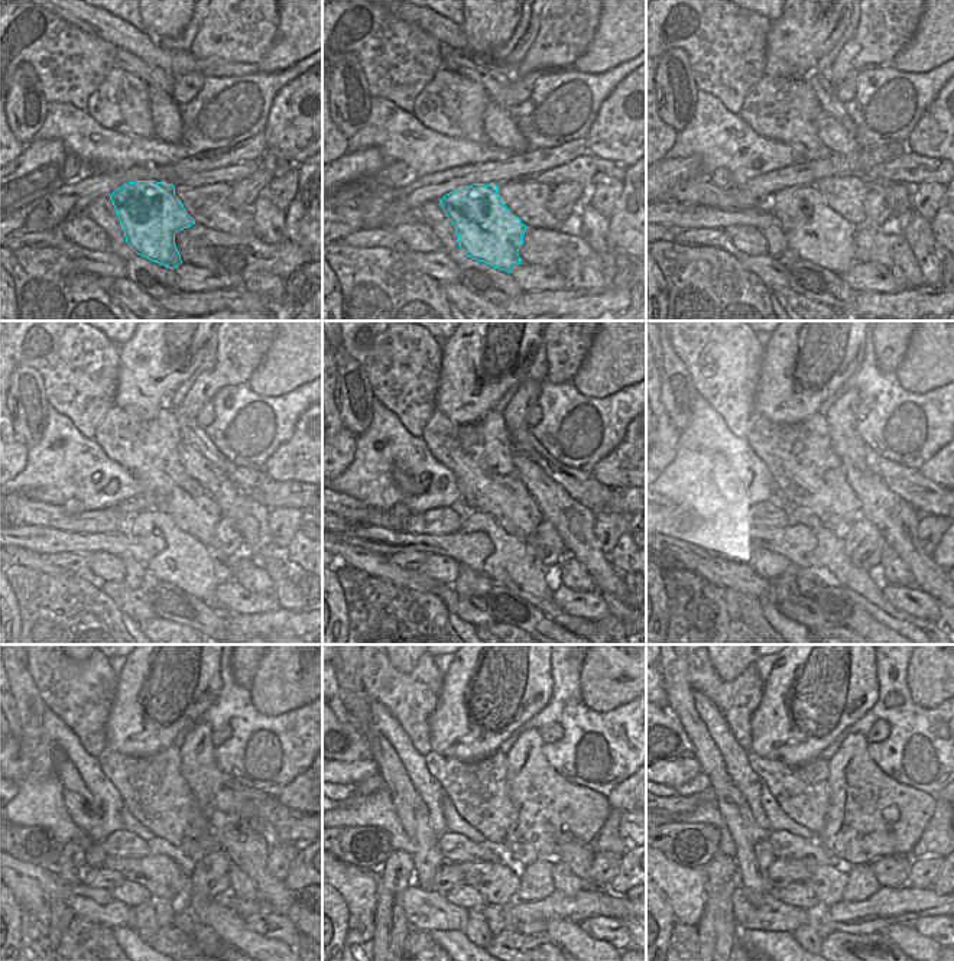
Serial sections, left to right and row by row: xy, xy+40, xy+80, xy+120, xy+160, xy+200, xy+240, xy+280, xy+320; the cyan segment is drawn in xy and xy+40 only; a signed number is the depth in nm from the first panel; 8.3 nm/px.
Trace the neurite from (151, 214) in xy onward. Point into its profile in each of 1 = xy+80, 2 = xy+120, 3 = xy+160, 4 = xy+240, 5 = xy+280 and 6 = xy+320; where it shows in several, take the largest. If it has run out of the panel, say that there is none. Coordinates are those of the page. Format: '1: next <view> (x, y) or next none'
1: next xy+80 (815, 233)
2: next xy+120 (185, 562)
3: next xy+160 (510, 564)
4: next xy+240 (231, 928)
5: next xy+280 (570, 935)
6: next xy+320 (904, 935)

